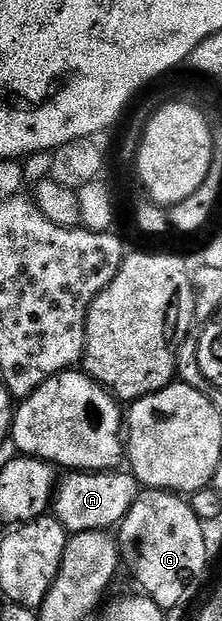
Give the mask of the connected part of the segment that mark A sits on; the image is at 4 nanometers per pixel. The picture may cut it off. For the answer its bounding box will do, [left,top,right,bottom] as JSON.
[53,470,141,533]

